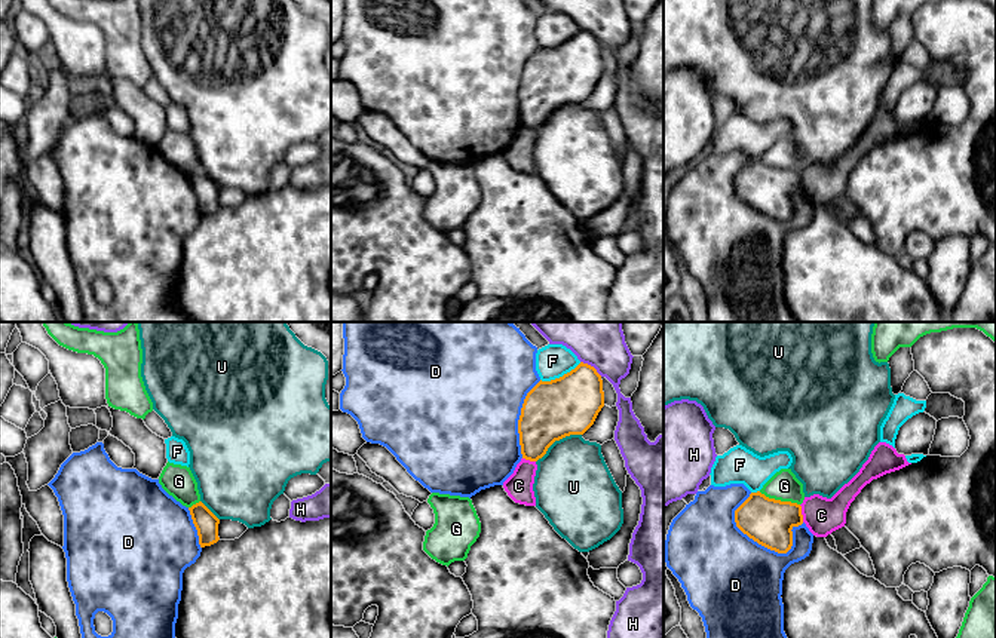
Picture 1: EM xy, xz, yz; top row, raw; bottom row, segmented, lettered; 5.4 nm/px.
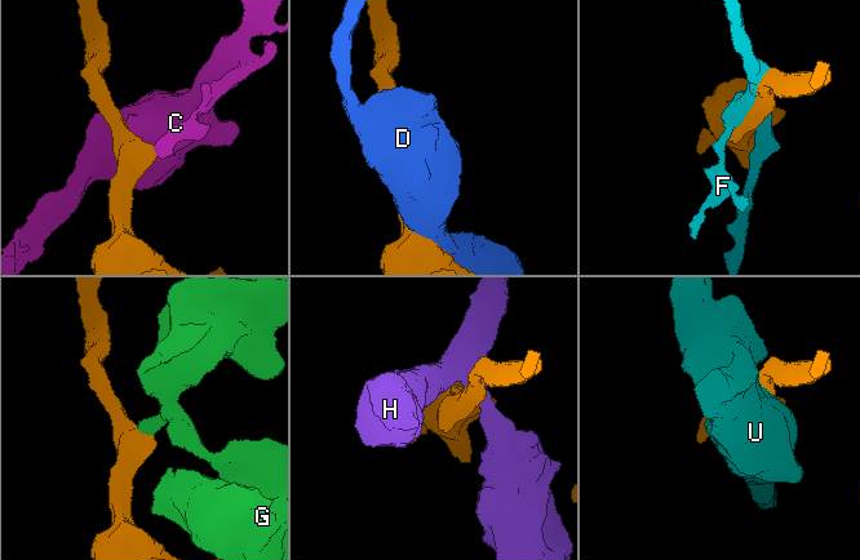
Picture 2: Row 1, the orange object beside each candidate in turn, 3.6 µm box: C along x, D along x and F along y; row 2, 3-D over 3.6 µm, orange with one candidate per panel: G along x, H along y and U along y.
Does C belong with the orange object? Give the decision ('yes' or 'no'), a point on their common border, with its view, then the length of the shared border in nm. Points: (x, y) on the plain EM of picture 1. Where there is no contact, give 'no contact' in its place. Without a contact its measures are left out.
no; meets orange in yz at (800, 181); contact 100 nm long

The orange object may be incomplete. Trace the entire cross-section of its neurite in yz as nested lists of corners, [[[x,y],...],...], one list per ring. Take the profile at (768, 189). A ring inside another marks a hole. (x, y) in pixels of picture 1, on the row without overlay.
[[[760,159],[735,178],[736,194],[759,212],[787,221],[793,214],[793,196],[803,191],[802,174],[769,166]]]

